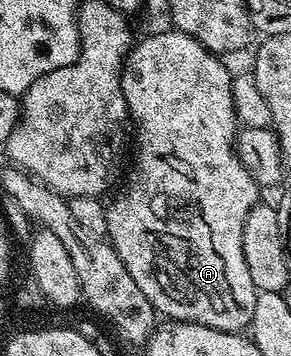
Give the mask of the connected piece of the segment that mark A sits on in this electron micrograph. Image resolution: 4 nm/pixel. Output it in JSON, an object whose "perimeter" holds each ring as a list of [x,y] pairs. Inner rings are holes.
{"perimeter":[[[172,27],[166,29],[166,33],[153,33],[150,37],[143,38],[142,41],[140,38],[130,48],[129,55],[121,66],[123,99],[129,108],[132,124],[133,121],[137,124],[137,166],[130,171],[129,182],[126,183],[125,190],[113,202],[108,202],[105,210],[107,241],[113,246],[119,259],[123,259],[123,267],[127,267],[127,271],[131,271],[131,279],[135,279],[139,291],[143,291],[143,295],[147,295],[154,310],[160,316],[162,313],[162,318],[170,321],[199,323],[203,327],[213,327],[215,331],[241,333],[248,330],[253,324],[255,299],[258,294],[255,283],[251,283],[251,275],[247,272],[247,262],[243,260],[243,222],[247,220],[251,207],[259,204],[259,197],[257,197],[259,186],[257,178],[249,174],[247,167],[243,167],[235,148],[239,122],[231,103],[233,73],[221,62],[224,60],[218,54],[203,47],[195,39],[191,39],[191,35],[180,33],[178,29]]]}

